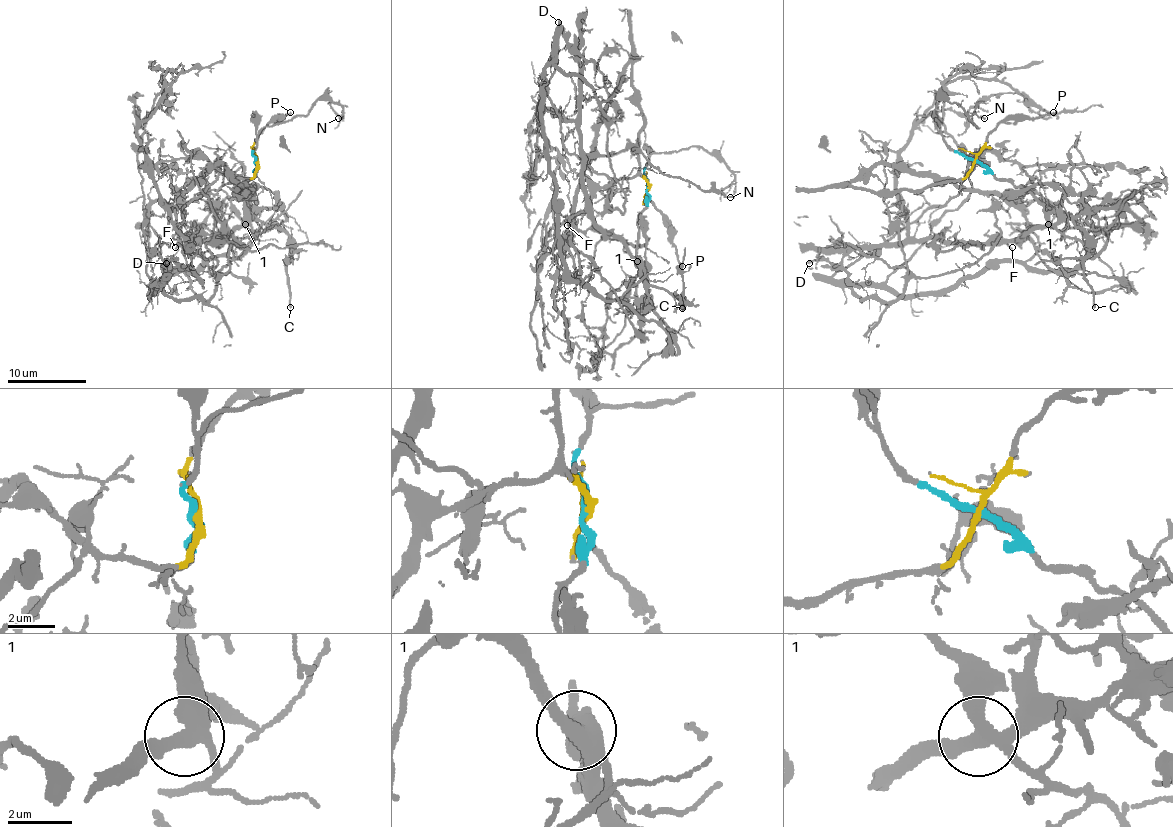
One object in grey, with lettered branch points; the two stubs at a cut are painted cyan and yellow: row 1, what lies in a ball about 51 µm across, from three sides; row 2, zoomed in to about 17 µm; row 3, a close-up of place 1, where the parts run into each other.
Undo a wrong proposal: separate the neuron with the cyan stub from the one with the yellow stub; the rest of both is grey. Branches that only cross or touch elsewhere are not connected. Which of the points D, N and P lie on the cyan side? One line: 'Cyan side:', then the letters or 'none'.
Cyan side: N

